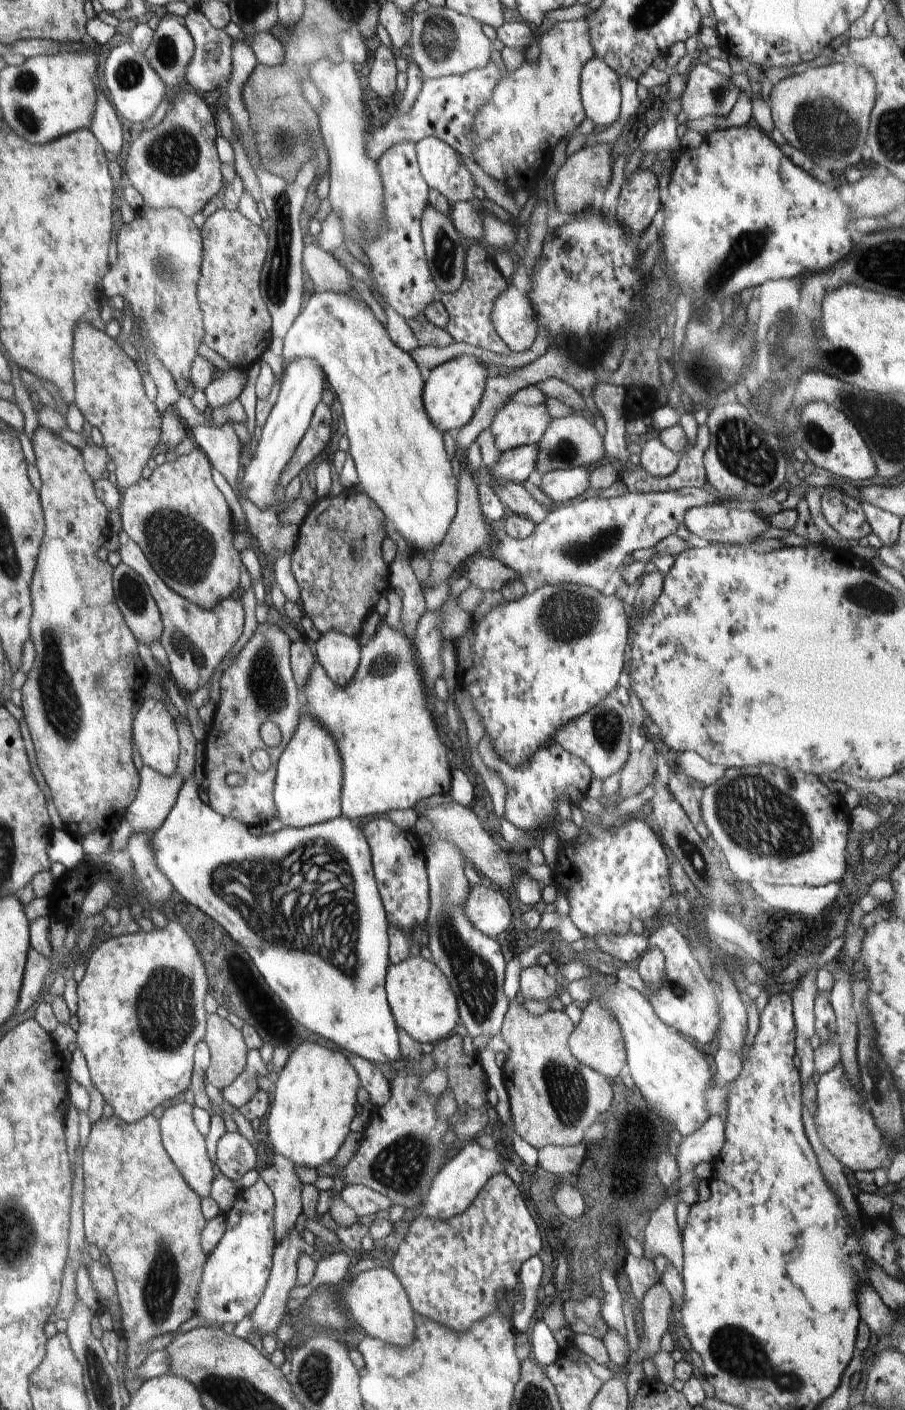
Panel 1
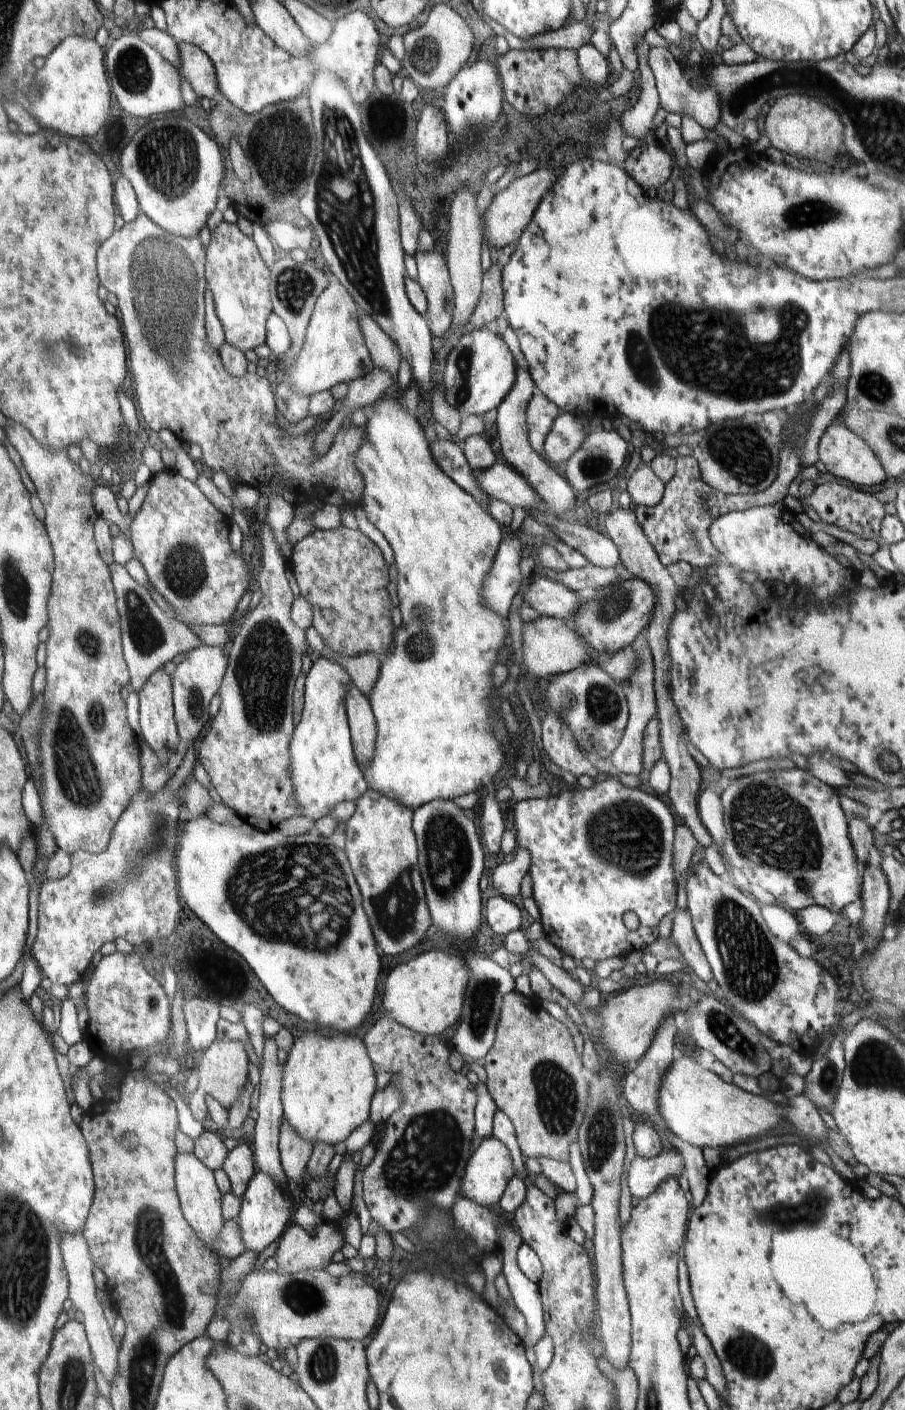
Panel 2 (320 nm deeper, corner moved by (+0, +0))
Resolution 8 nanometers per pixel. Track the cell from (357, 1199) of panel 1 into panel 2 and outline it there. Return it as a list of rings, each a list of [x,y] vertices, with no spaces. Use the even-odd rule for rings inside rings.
[[[345,1212],[336,1220],[328,1220],[321,1216],[321,1222],[315,1227],[314,1232],[309,1233],[300,1225],[292,1224],[285,1228],[284,1234],[279,1238],[279,1247],[274,1258],[278,1263],[278,1272],[295,1273],[298,1271],[324,1271],[333,1262],[333,1254],[342,1249],[344,1245],[342,1235],[342,1221],[348,1217],[350,1212]]]

